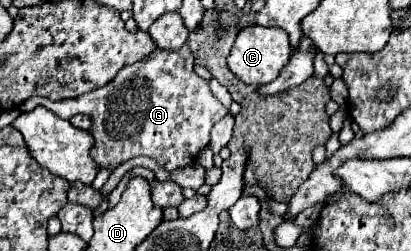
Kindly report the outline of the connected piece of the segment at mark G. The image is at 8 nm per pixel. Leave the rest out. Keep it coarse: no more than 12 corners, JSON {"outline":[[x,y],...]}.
{"outline":[[188,45],[154,51],[96,91],[88,113],[92,159],[114,171],[146,155],[174,173],[228,109]]}

